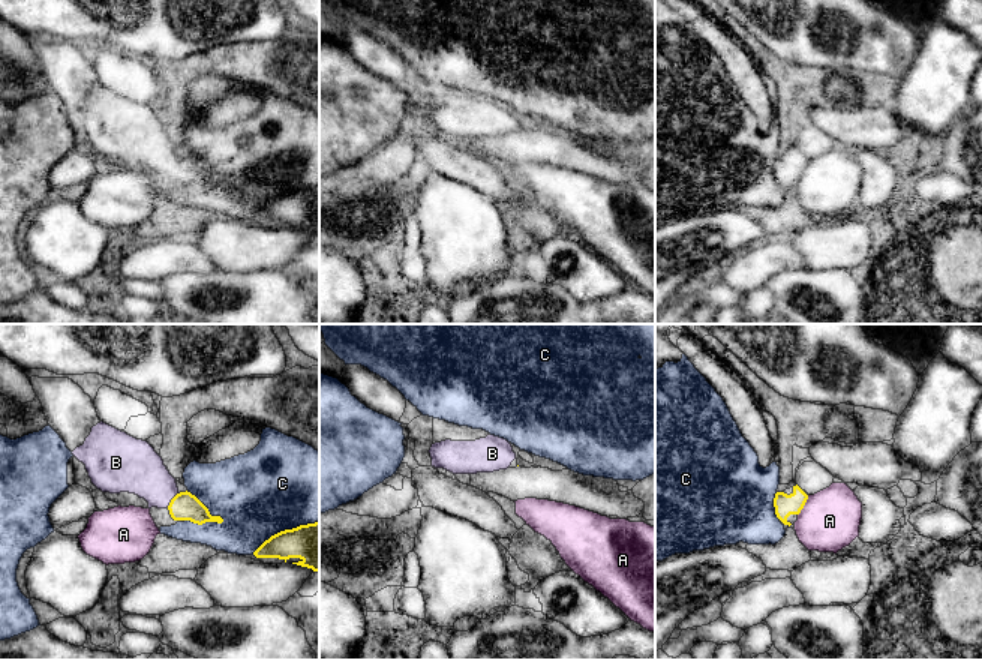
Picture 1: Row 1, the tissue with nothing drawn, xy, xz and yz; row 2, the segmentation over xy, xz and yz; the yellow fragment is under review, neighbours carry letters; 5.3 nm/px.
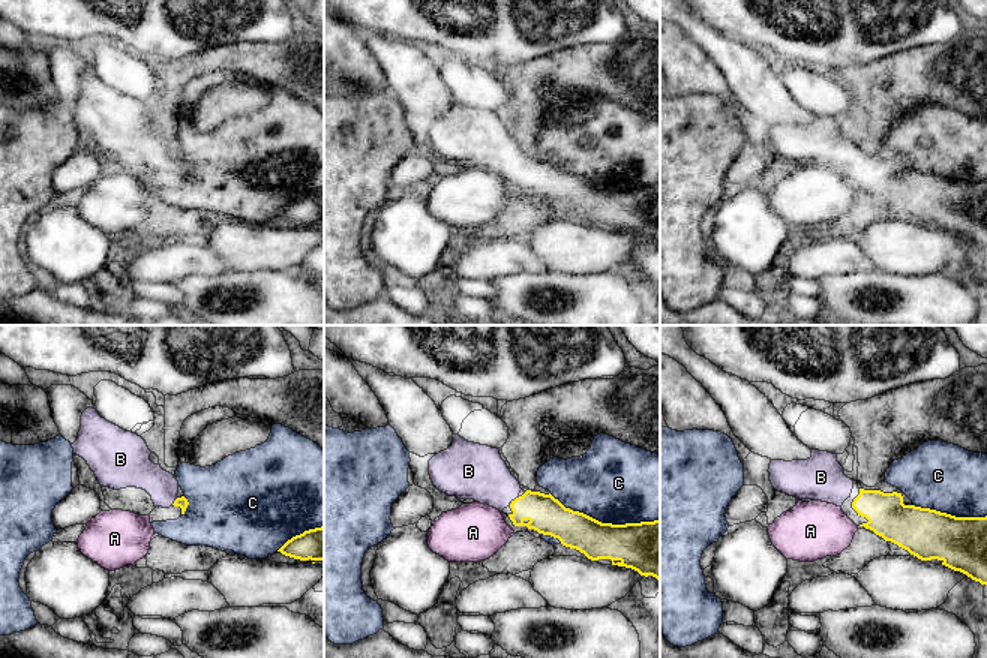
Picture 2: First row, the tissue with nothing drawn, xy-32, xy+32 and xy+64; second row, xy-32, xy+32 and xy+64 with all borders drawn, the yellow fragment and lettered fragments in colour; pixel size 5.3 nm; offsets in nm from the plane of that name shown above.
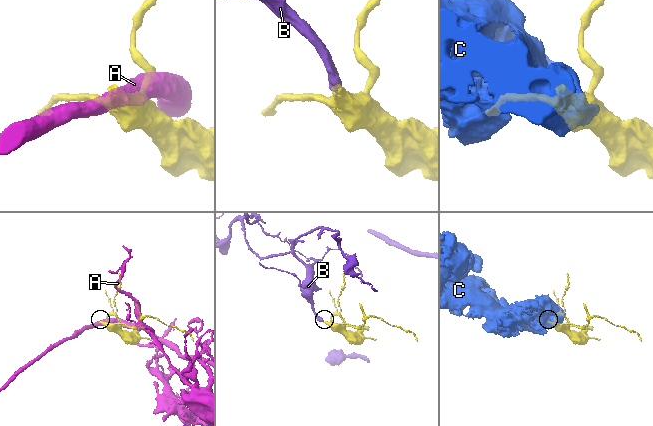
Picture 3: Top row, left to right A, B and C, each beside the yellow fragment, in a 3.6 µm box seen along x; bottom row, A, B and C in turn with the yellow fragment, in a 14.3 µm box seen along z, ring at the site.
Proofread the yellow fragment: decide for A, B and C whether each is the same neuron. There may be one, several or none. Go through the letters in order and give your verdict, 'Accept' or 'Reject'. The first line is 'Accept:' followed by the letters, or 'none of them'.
Accept: B
A: Reject
B: Accept
C: Reject

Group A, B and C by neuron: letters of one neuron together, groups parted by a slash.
A / B / C

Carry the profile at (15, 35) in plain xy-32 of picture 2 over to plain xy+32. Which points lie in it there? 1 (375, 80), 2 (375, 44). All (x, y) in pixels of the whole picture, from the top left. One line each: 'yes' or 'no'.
1: yes
2: no

